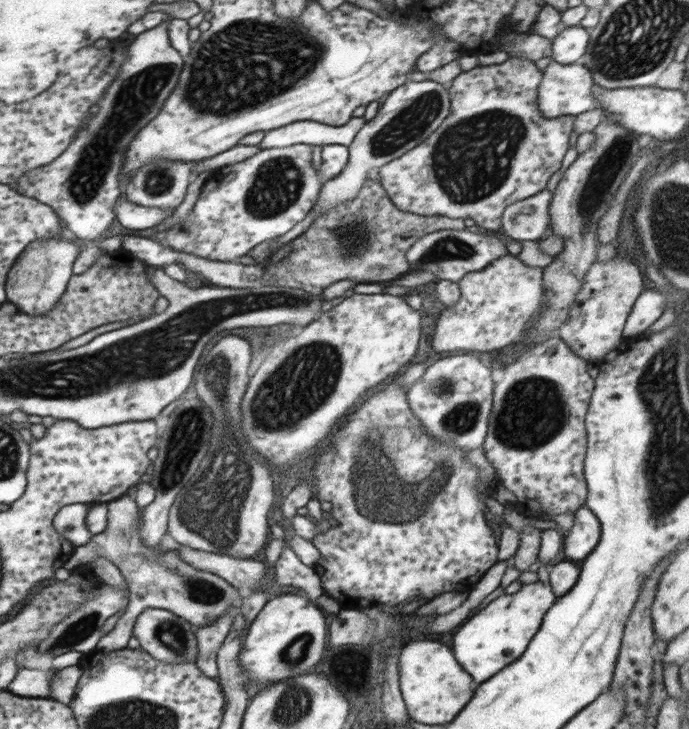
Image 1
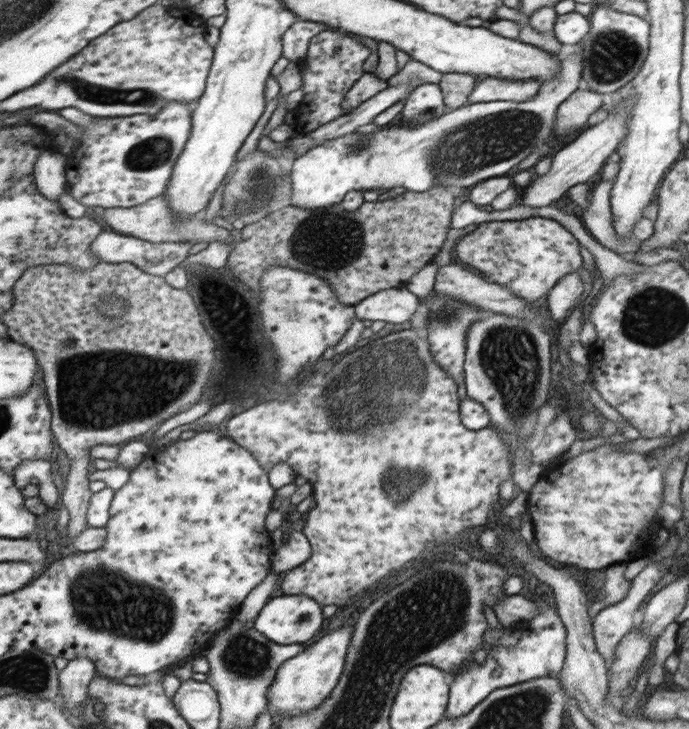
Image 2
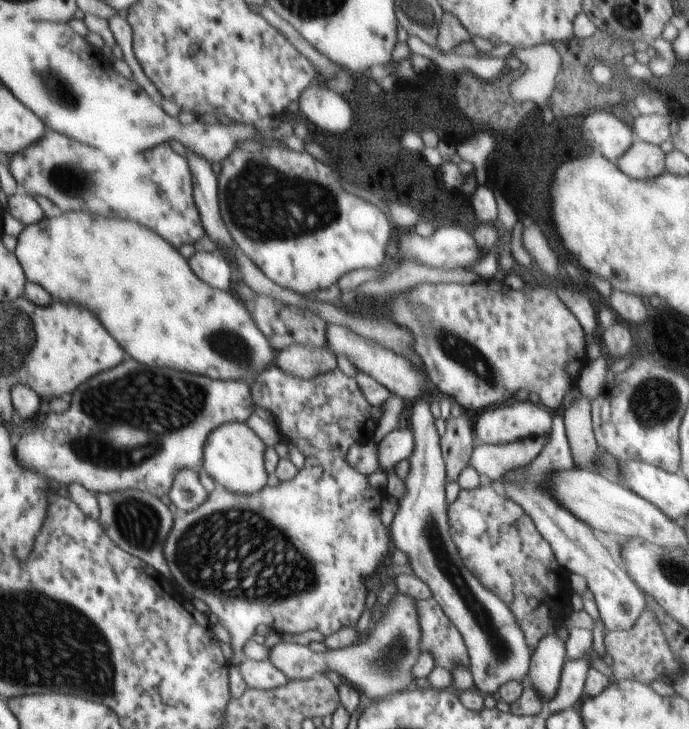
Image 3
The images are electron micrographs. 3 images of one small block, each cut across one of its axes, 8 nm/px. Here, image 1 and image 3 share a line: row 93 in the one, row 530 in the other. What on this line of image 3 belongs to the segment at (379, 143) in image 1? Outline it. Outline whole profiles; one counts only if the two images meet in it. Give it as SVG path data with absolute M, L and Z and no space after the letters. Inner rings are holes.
M430 396L418 398L414 402L410 416L414 452L408 458L408 476L402 480L406 492L402 499L398 498L396 514L387 529L393 549L398 548L407 556L414 576L428 584L432 601L440 605L443 614L462 635L469 653L474 686L484 696L494 695L506 682L523 682L528 677L533 652L512 610L496 594L486 590L468 568L464 568L450 536L445 496L446 466L441 454L440 437L434 427L435 418L430 412L430 402Z

